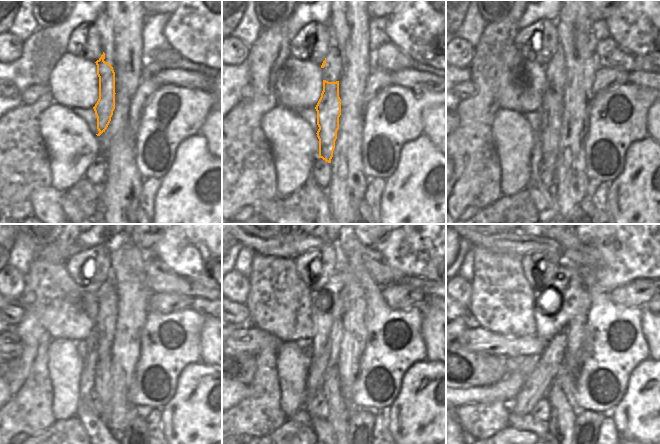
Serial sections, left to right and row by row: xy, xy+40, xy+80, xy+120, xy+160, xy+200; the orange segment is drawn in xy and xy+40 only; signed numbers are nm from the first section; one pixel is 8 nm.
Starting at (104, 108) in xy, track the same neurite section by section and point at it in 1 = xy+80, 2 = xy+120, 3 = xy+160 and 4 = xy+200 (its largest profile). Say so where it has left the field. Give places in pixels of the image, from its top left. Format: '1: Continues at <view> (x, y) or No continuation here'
1: Continues at xy+80 (551, 110)
2: Continues at xy+120 (103, 384)
3: Continues at xy+160 (338, 417)
4: Continues at xy+200 (562, 421)

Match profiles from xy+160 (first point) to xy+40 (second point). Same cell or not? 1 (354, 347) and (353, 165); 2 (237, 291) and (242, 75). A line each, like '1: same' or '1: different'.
1: same
2: different

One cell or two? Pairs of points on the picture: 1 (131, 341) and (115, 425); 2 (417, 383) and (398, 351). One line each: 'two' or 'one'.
1: one
2: two

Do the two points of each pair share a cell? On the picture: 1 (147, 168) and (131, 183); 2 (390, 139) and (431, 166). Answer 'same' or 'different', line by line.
1: different
2: different

